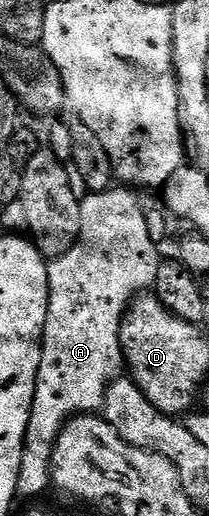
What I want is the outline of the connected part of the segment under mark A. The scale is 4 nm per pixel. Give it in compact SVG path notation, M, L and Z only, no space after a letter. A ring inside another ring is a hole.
M110 188L94 194L86 193L81 198L81 231L77 237L77 243L65 254L61 254L48 263L49 268L49 307L47 308L47 324L45 325L45 335L41 338L41 363L39 364L39 376L37 377L37 387L35 388L35 400L31 408L31 420L27 424L25 433L25 447L23 448L23 460L19 468L19 484L17 493L22 499L33 498L36 494L41 494L45 489L50 489L51 475L53 472L53 449L57 443L57 437L61 435L61 430L65 423L71 418L78 416L93 416L105 405L105 394L109 390L109 385L117 378L122 377L125 366L125 353L121 351L121 322L125 318L125 313L129 311L129 305L134 298L146 293L156 283L157 273L163 261L159 246L151 240L148 232L148 216L146 207L141 207L141 202L136 198L134 191L129 188L117 190Z

